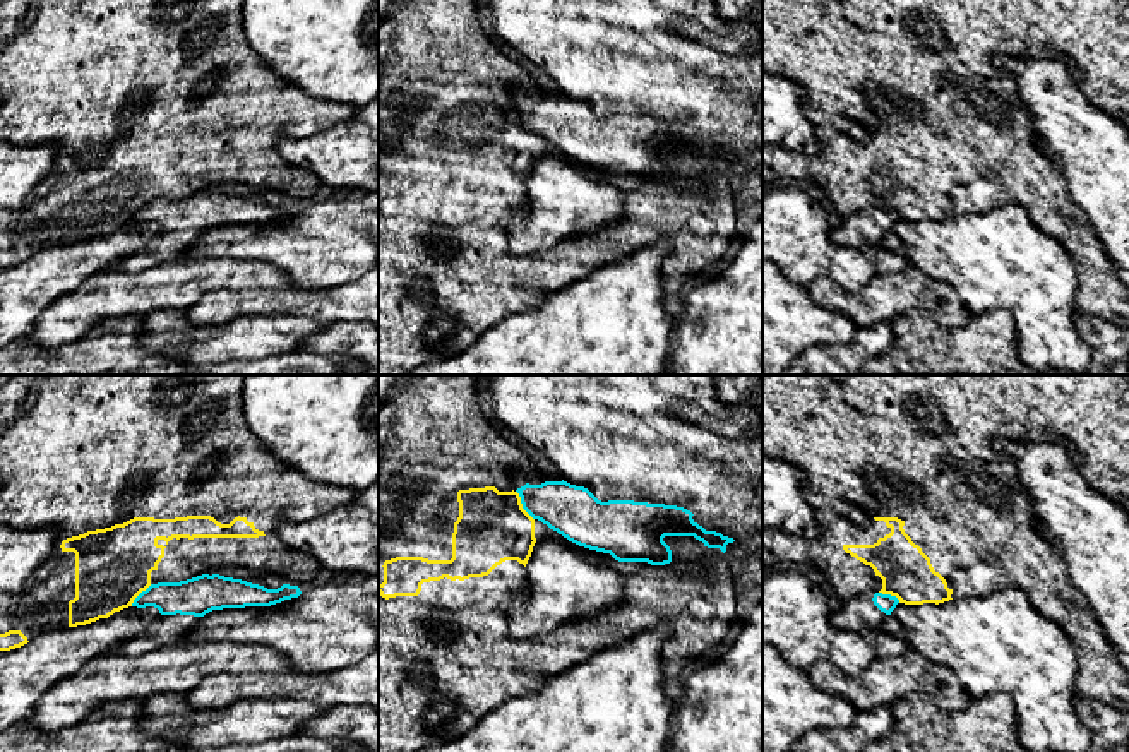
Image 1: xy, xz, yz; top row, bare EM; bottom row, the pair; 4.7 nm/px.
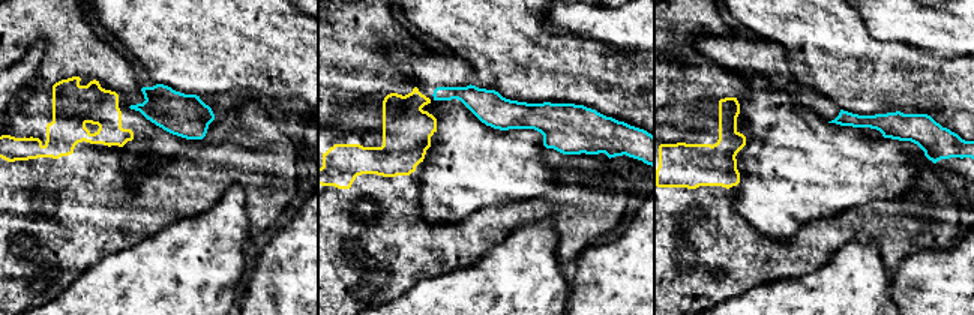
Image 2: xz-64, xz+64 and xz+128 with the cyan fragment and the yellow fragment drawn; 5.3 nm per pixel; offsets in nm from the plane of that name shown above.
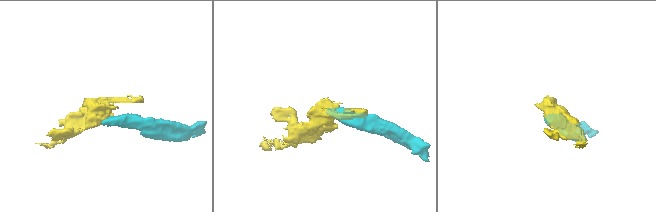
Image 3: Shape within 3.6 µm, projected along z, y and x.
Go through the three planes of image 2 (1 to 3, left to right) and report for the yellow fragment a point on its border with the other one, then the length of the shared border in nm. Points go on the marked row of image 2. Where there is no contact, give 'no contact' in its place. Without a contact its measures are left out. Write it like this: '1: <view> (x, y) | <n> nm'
1: no contact
2: no contact
3: no contact

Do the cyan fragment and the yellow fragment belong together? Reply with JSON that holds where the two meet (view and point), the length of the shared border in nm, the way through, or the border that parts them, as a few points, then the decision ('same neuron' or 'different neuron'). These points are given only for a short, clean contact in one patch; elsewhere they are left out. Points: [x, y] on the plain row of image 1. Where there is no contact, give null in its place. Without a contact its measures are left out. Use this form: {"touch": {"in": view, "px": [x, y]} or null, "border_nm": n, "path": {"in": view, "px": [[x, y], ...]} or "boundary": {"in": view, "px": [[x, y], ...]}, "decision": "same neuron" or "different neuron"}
{"touch": {"in": "xz", "px": [523, 122]}, "border_nm": 170, "boundary": {"in": "xz", "px": [[516, 107], [521, 124], [533, 136]]}, "decision": "different neuron"}

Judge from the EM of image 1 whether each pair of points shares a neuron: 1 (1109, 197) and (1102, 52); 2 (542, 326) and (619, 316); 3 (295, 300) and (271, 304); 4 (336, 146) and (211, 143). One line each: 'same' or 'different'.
1: different
2: same
3: same
4: different

